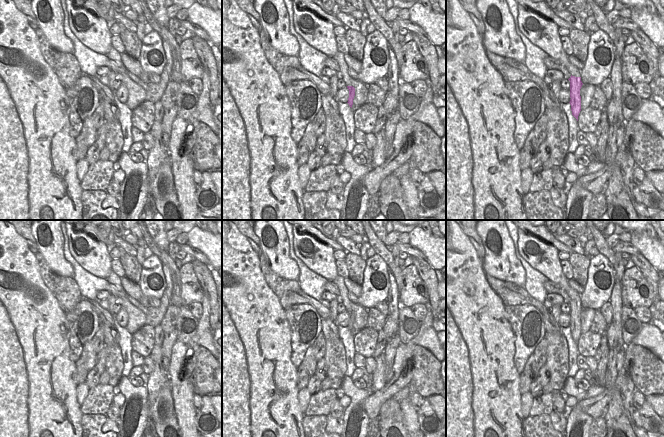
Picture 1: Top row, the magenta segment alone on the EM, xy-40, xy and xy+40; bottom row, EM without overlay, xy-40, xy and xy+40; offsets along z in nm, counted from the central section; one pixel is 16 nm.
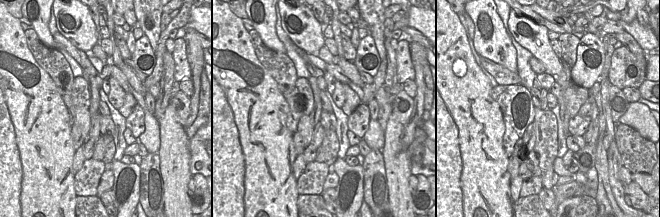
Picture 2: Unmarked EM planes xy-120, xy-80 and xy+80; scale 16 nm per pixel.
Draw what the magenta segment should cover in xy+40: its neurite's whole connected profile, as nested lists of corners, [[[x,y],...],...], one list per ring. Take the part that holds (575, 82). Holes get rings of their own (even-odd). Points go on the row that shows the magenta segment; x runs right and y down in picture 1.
[[[572,76],[568,79],[570,81],[570,105],[572,115],[577,119],[581,111],[581,96],[580,89],[583,85],[581,77]]]

